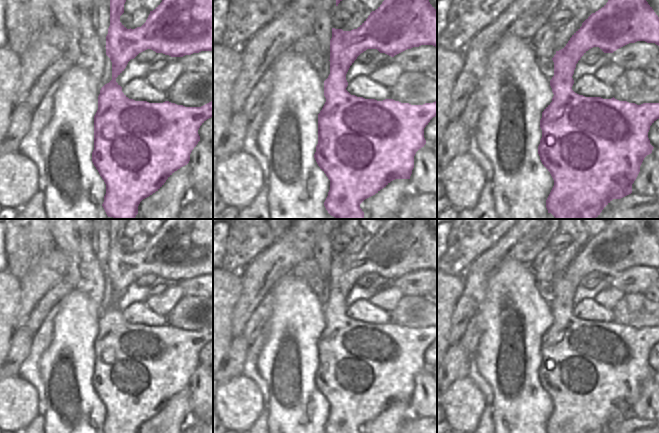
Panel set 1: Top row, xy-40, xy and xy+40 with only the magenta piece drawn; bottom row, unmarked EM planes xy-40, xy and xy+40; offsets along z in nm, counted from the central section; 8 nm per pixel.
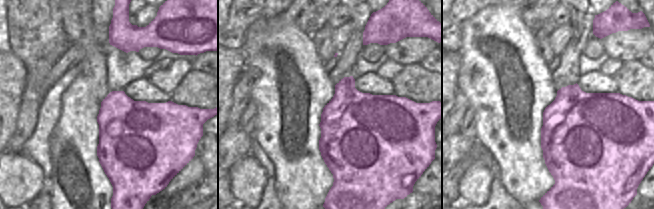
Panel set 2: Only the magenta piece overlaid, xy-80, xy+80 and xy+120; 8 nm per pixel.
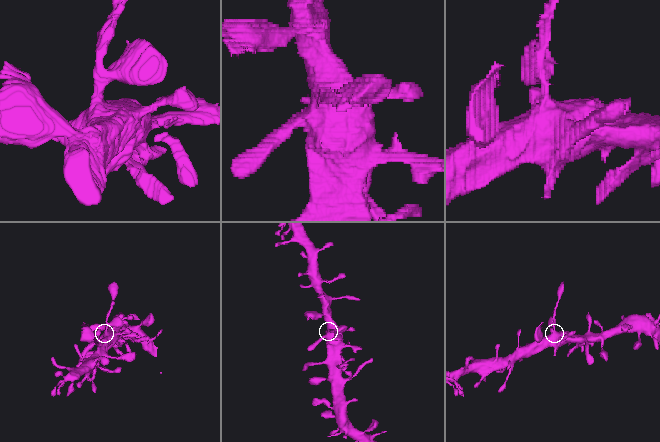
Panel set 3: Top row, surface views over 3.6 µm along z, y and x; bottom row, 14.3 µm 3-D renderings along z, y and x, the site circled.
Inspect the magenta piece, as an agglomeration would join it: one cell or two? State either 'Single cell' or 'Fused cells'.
Single cell

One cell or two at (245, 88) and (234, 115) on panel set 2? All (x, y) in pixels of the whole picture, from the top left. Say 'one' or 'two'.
one

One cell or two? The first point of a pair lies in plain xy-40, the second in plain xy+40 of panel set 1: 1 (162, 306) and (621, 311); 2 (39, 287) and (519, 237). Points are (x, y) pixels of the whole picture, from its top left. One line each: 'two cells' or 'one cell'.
1: two cells
2: one cell

